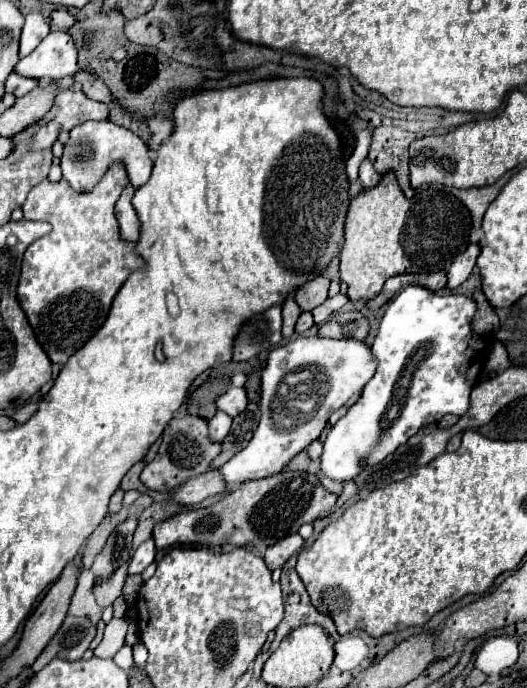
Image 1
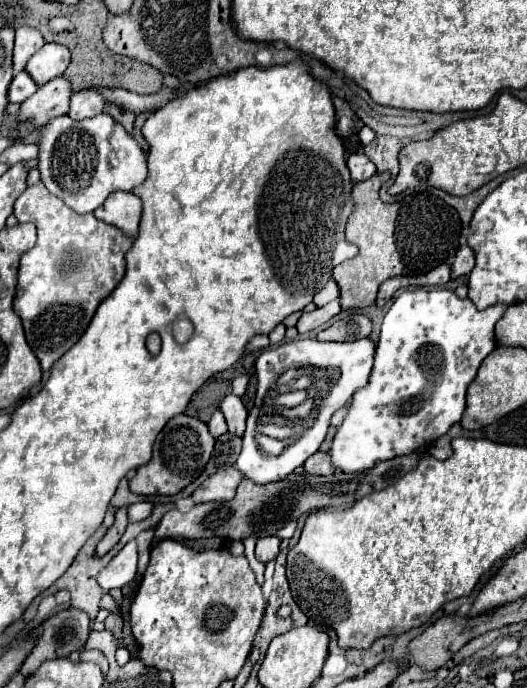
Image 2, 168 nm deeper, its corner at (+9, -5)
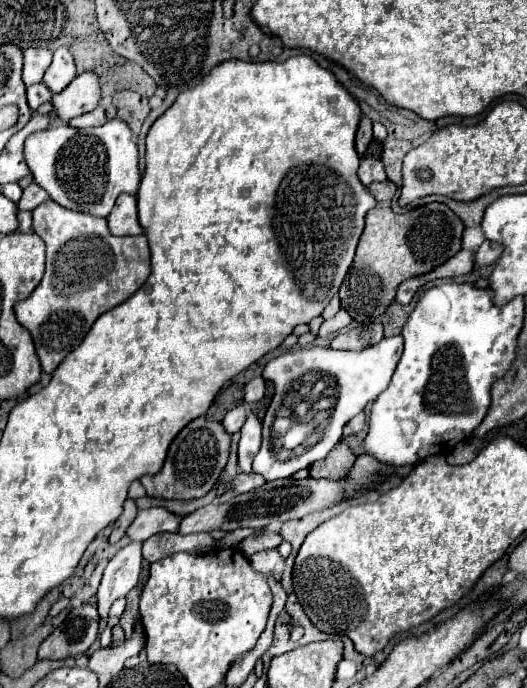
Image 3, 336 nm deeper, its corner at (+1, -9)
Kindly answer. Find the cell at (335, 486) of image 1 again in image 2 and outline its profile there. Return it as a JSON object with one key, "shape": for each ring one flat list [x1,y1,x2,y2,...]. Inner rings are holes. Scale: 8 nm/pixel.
{"shape":[[317,452,305,462,305,472,307,474,319,474,319,476,331,476,335,472,335,468,329,460,329,454]]}

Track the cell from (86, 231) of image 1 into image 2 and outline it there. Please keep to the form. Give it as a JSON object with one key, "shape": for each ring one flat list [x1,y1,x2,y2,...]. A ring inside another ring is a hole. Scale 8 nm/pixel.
{"shape":[[41,182,27,188,15,202,15,218,19,222,33,222,37,226,37,244,21,258,19,284,13,300,13,310,21,318,27,342,37,354,41,368,49,370,87,330,97,306,117,288,125,276,125,252,135,238,125,236,119,228,95,220,91,214,73,212,63,200,53,196]]}

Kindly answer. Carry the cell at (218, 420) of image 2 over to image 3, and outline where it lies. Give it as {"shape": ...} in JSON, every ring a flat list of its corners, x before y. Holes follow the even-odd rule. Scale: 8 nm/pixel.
{"shape":[[239,404,239,406,235,406,233,410,229,410,227,414,225,414,225,418,223,418,223,428,225,428,225,432,227,434,235,434,235,432,239,432,241,430,241,424,245,424,245,416,247,416,247,404]]}

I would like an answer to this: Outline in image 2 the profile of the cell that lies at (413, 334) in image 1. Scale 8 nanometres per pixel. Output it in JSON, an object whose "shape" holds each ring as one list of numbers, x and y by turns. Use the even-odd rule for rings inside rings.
{"shape":[[441,286,403,290,385,314,369,384,353,396,347,418,333,438,329,450,333,466,343,472,359,474,373,468,375,462,427,450,437,438,447,434,463,416,467,386,473,382,481,362,497,348,495,324,505,310,507,304,497,304,479,312,469,298,457,298,453,290]]}

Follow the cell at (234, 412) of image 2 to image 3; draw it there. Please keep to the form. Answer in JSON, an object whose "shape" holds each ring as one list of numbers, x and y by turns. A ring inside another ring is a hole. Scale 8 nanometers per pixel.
{"shape":[[249,412,247,422,241,428,241,438,239,438,239,468,241,472,251,472,251,462,253,456,257,454,261,446,261,422,253,412]]}

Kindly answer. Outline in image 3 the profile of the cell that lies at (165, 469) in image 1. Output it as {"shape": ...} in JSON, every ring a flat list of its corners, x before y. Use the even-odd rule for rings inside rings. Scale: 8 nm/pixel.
{"shape":[[207,418,191,420,171,442,163,468,153,476,143,476,141,484,147,496,167,498,167,500,193,500,205,496,217,482,221,470,229,458,231,436,221,428,219,422]]}

